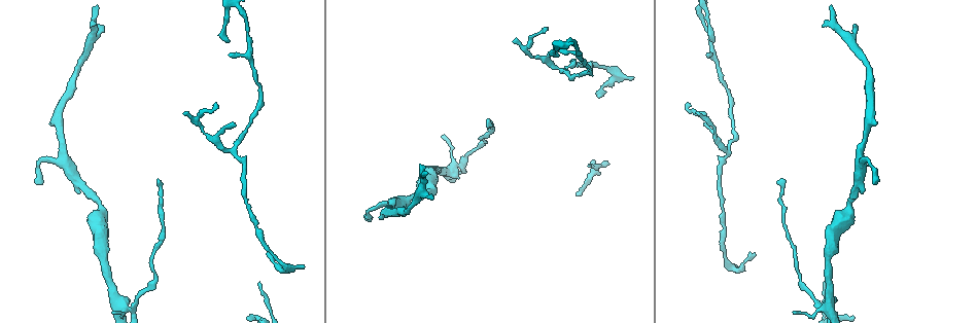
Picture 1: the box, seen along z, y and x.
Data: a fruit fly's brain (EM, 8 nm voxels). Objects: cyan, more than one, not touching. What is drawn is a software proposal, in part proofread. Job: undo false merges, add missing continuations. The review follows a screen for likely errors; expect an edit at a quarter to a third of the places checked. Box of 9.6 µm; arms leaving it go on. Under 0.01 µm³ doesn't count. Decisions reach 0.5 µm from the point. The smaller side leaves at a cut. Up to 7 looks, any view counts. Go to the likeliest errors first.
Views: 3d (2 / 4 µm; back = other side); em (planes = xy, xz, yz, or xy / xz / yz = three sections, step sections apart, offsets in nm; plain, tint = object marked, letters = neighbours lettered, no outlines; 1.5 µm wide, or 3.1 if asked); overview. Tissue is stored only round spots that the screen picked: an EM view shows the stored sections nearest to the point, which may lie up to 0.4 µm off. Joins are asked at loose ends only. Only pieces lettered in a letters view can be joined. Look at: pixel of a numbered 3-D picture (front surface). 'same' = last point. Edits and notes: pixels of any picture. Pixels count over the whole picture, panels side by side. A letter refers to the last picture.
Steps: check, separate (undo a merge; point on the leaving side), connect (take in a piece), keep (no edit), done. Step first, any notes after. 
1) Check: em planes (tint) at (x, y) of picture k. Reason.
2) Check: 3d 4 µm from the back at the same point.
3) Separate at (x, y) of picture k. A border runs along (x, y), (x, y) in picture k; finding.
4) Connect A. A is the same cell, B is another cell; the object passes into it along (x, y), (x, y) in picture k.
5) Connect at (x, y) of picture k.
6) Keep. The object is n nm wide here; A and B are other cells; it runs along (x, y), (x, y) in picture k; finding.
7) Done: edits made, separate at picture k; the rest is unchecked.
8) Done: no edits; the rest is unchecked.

Check: 3d 2 µm at (714, 41) of picture 1.

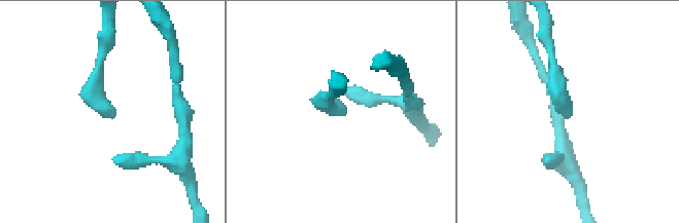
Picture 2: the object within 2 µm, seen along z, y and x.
Check: em xy step 4 (tint) at (345, 114) of picture 2. Shape alone is not enough.

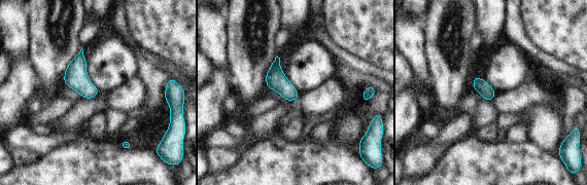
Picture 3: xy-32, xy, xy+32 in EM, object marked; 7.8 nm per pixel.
Check: em planes (letters) at the same point.

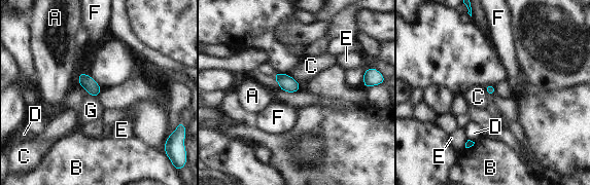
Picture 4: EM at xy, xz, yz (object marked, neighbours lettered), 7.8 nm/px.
Keep. A, B, C, D, E, F and G are other cells; a border runs along (287, 73), (299, 83) in picture 4; none of them fits.

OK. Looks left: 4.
Check: em xy step 8 (tint) at (425, 196) of picture 1. Branch stops here.

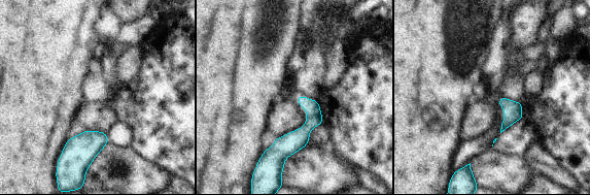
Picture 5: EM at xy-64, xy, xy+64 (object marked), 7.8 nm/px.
Check: em planes (letters) at the same point.

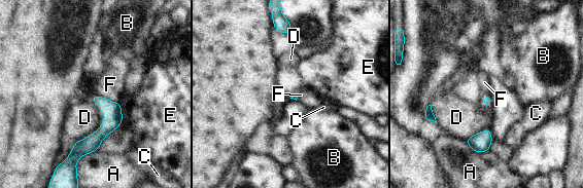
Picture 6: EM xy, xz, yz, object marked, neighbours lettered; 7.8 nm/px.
Keep. A, B, C, D, E and F are other cells; it runs along (116, 105), (110, 123), (74, 156) in picture 6; no lettered piece goes on from it.

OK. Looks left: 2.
Check: 3d 2 µm at (596, 92) of picture 1. An open end.

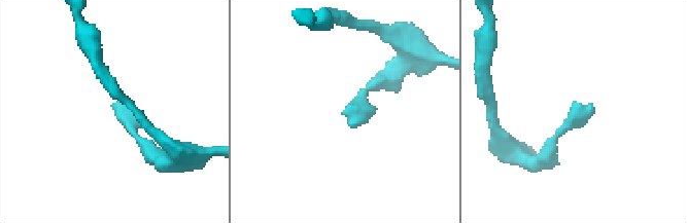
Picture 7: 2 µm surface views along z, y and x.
Check: em planes (letters) at (342, 113) of picture 7. Now the EM.

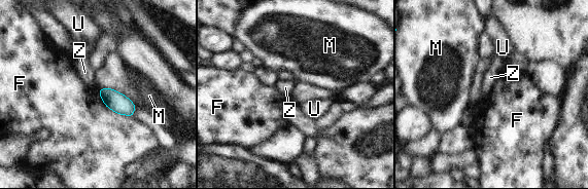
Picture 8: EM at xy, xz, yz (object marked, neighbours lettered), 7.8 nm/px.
Keep. F, M, U and Z are other cells; none of them fits.

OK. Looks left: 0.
Done: no edits; the rest is unchecked.

